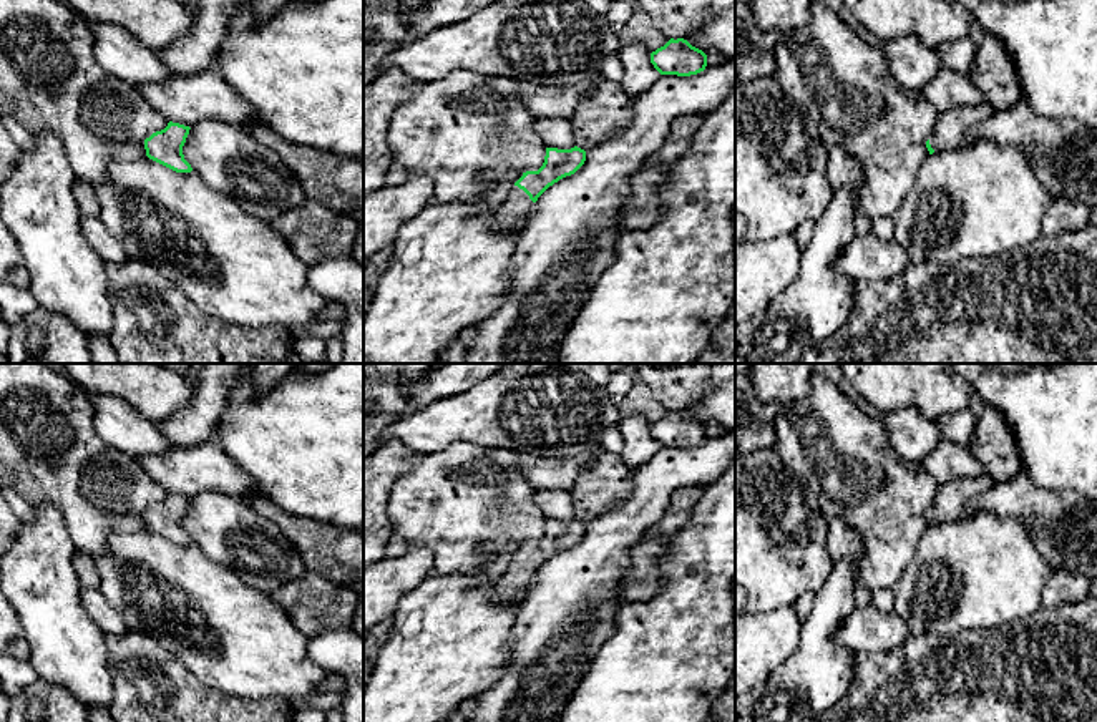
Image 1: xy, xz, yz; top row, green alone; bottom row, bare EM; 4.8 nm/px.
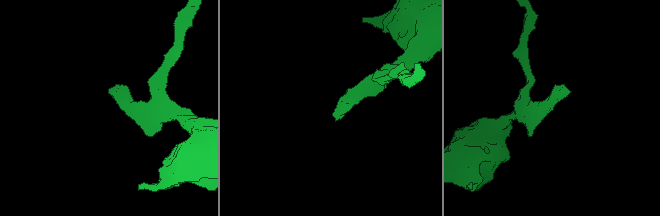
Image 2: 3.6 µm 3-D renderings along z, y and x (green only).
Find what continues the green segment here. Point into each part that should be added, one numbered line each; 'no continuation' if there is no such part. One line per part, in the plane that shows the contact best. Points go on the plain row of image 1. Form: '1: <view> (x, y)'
1: xz (510, 586)

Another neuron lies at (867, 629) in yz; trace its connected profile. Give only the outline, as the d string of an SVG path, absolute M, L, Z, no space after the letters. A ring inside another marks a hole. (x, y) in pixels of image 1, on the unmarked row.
M873 604L855 609L836 629L833 641L853 652L890 651L909 639L908 622L896 614L881 612Z

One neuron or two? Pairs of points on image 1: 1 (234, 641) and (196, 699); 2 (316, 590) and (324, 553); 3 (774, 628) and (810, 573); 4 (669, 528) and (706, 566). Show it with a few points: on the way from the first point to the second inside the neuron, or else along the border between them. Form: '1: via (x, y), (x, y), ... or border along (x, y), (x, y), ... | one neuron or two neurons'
1: border along (176, 658), (203, 682), (241, 697) | two neurons
2: border along (307, 570), (346, 588) | two neurons
3: border along (792, 604), (752, 613) | two neurons
4: border along (697, 502), (689, 518), (669, 536) | two neurons

